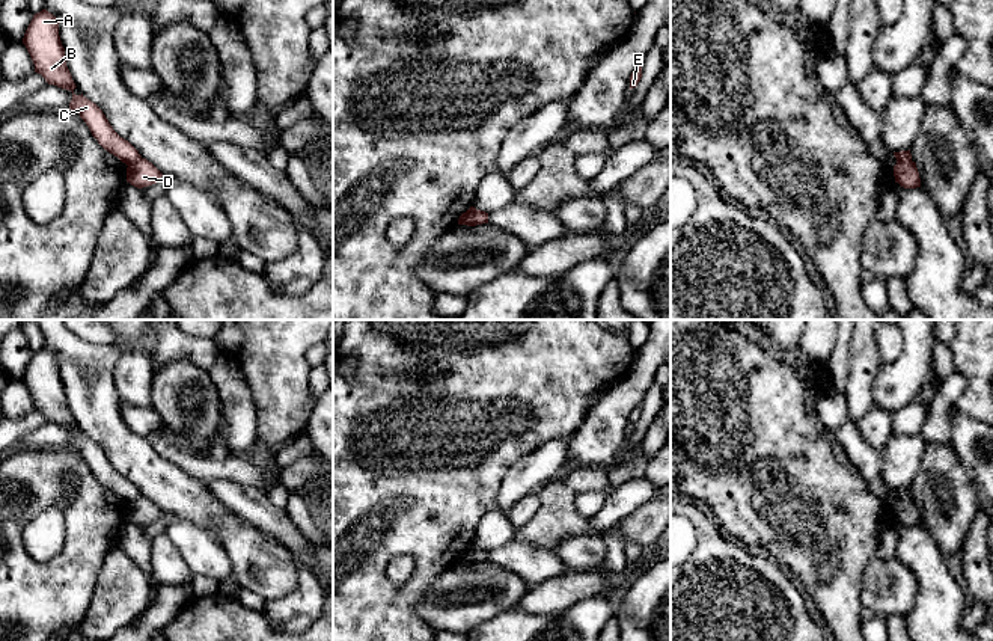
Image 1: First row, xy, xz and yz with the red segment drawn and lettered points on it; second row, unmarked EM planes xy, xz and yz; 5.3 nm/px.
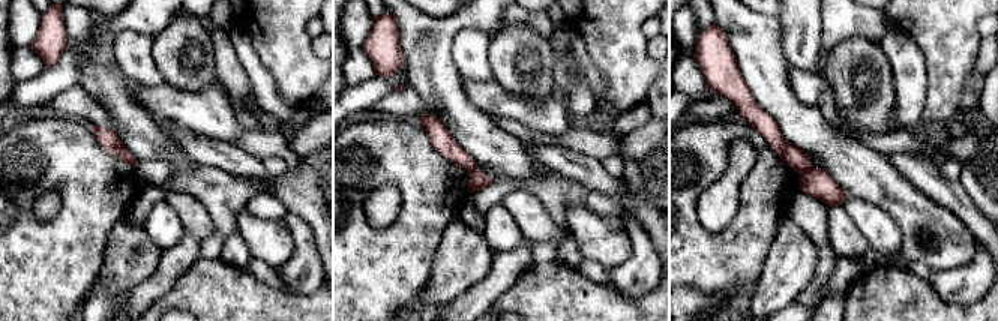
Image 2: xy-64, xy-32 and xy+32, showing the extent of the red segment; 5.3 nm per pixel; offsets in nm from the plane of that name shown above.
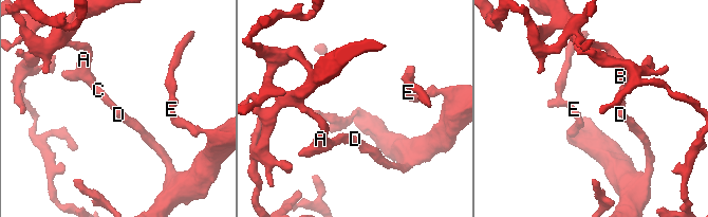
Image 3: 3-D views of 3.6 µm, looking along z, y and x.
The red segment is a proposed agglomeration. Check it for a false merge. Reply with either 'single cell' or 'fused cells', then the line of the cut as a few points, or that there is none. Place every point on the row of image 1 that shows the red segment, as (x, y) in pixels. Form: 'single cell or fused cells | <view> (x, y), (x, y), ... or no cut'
fused cells | xz (476, 210), (472, 225)

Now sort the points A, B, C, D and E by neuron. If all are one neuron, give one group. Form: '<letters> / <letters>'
A B C / D E

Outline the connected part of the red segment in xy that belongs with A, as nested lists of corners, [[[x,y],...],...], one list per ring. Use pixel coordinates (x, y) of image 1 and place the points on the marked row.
[[[47,9],[35,14],[24,33],[23,44],[33,60],[35,72],[41,74],[48,84],[72,92],[69,109],[80,115],[98,143],[127,166],[137,163],[142,155],[113,130],[102,110],[83,94],[74,94],[77,86],[66,66],[57,18]]]

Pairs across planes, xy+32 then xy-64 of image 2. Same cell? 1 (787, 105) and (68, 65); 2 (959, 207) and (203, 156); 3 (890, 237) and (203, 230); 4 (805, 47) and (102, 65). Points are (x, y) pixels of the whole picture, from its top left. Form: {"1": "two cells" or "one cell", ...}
{"1": "two cells", "2": "one cell", "3": "one cell", "4": "two cells"}

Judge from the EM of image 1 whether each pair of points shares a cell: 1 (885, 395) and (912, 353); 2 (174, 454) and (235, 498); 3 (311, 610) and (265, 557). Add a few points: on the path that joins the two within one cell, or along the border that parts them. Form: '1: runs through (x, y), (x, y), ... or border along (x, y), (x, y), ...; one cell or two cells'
1: runs through (889, 385), (910, 364); one cell
2: border along (204, 481), (232, 480), (246, 486); two cells
3: border along (294, 558), (297, 585), (268, 602); two cells

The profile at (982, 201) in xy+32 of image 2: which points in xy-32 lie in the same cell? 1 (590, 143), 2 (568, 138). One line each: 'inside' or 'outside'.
1: inside
2: inside

